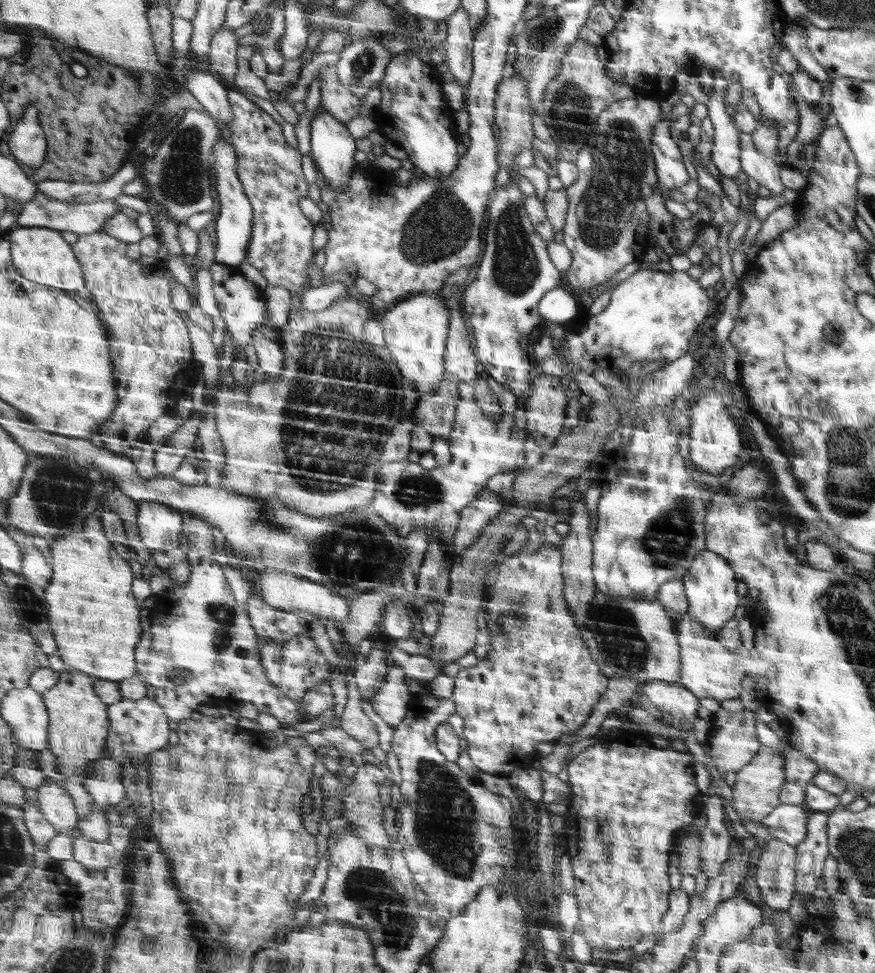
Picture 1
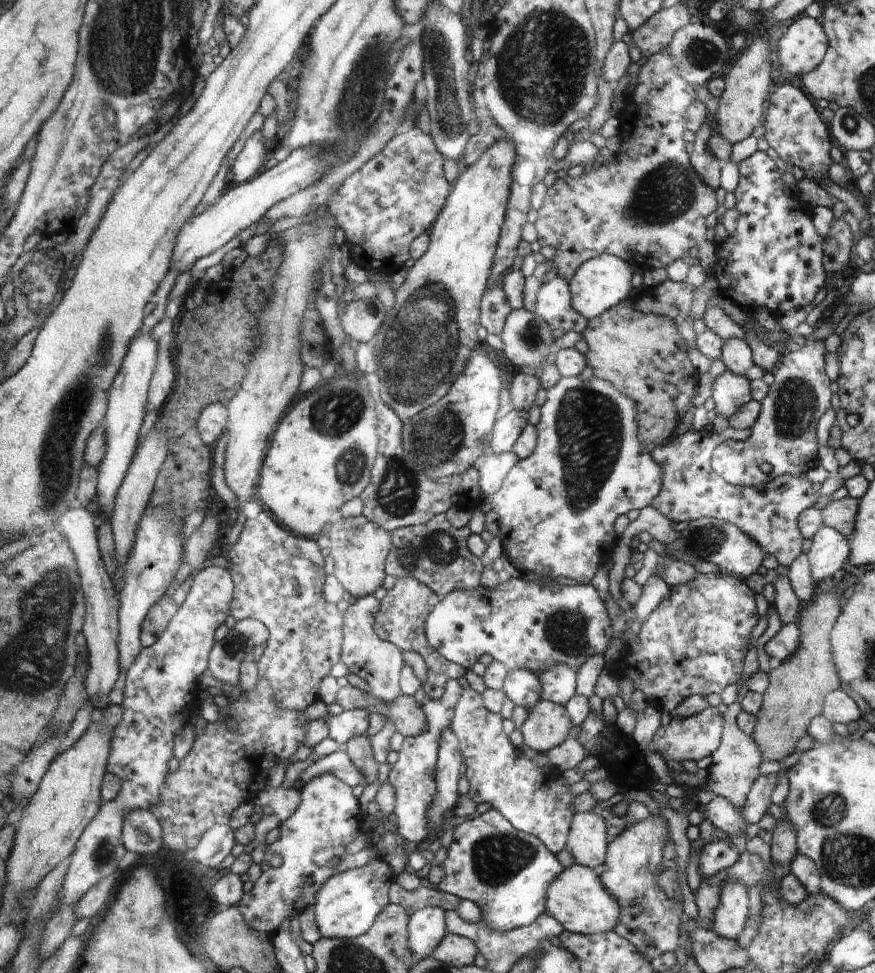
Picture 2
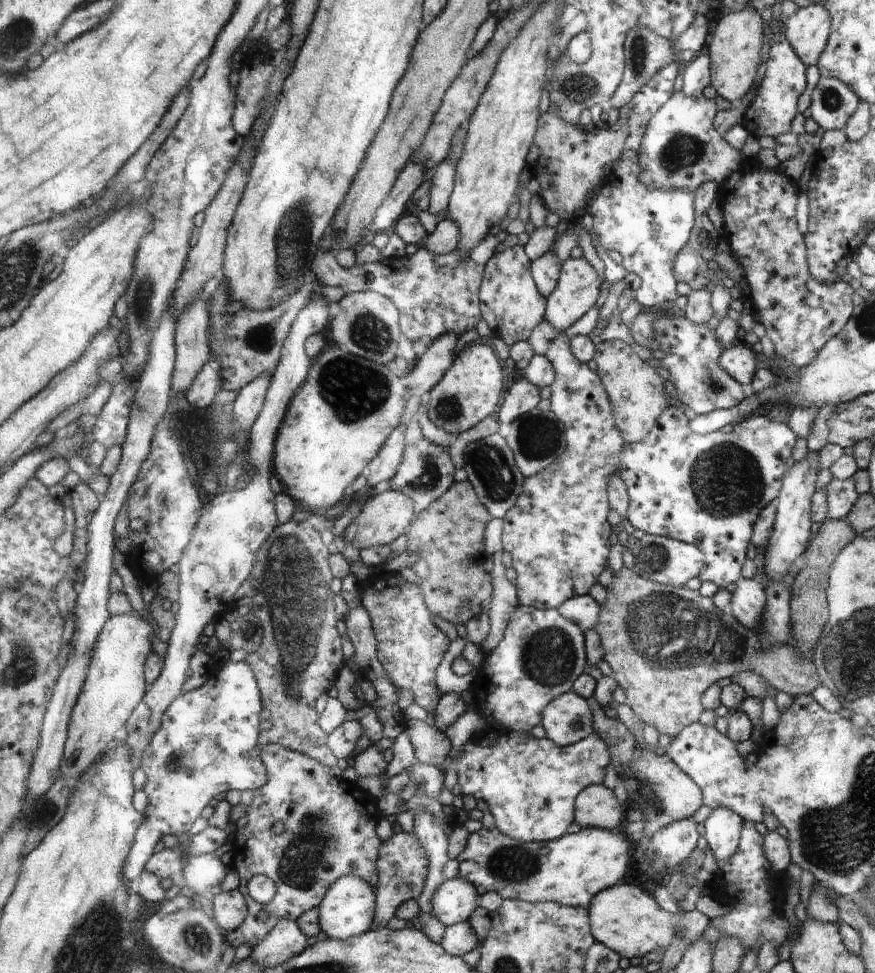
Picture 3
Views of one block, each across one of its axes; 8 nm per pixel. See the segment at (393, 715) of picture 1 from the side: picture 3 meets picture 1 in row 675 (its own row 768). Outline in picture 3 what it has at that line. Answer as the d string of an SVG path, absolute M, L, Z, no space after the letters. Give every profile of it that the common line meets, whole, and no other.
M403 732L403 734L393 742L391 750L393 750L393 760L391 760L389 770L387 770L387 774L385 774L383 778L361 778L361 780L357 782L361 788L365 788L367 792L371 792L371 794L377 796L377 798L381 798L383 788L385 788L385 784L387 784L389 778L401 774L403 770L407 772L407 770L415 764L415 760L417 760L417 748L413 746L413 740L409 738L407 732Z

